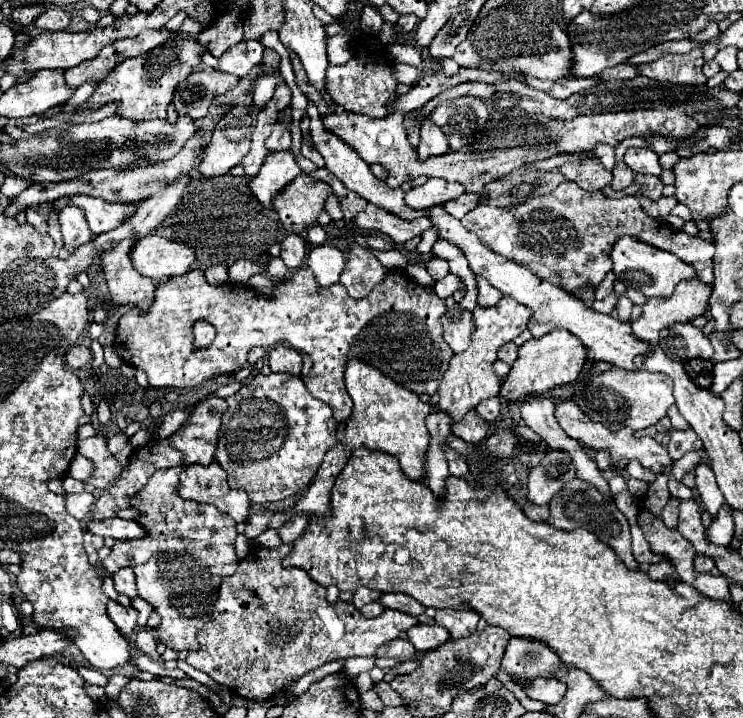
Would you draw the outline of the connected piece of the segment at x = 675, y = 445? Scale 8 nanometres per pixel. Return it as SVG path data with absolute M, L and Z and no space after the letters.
M675 429L675 435L671 435L671 441L667 443L667 451L669 451L669 457L675 461L679 459L681 455L685 455L687 451L693 451L693 449L699 449L703 443L701 439L693 433L693 429L689 431L677 431Z

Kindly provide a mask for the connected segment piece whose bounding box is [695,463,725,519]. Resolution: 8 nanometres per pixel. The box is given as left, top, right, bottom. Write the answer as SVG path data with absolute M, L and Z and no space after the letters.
M701 463L695 467L695 477L697 477L697 491L701 497L701 505L715 519L717 511L725 505L721 489L715 483L715 473L711 471L709 465Z

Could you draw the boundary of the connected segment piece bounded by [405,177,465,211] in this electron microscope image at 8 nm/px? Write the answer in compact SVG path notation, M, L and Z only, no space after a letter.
M433 177L429 179L425 185L421 187L413 187L409 193L405 193L405 203L411 209L429 209L433 205L451 201L455 197L459 197L465 191L465 187L461 183L449 183L445 179Z

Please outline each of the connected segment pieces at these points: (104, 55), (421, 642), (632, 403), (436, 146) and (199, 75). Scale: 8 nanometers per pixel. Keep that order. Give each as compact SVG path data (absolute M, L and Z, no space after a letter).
M149 29L149 31L143 31L141 35L137 35L133 39L115 41L115 43L107 45L105 49L101 49L95 59L87 59L85 63L79 63L77 67L65 69L63 71L65 85L71 89L79 89L83 83L101 85L101 81L119 63L123 63L129 57L137 57L137 55L143 55L145 51L151 51L153 47L157 47L165 39L169 39L169 35L173 35L173 33L169 33L165 29Z
M417 625L417 627L411 627L407 631L407 635L417 651L437 649L439 645L443 645L451 639L449 631L445 631L441 625Z
M617 367L589 379L581 387L579 381L573 383L573 401L585 415L603 423L611 431L619 431L621 427L629 427L633 431L651 427L667 415L669 407L675 405L671 377L649 371L625 371Z
M425 119L419 131L419 147L417 147L419 161L425 161L433 155L443 155L447 149L449 147L447 147L445 133L431 119Z
M201 63L201 67L197 67L197 71L189 75L189 79L177 85L177 91L173 95L173 105L177 107L179 115L189 115L193 119L203 117L205 113L203 99L213 99L217 95L223 95L231 91L237 83L239 83L239 77L221 73Z

